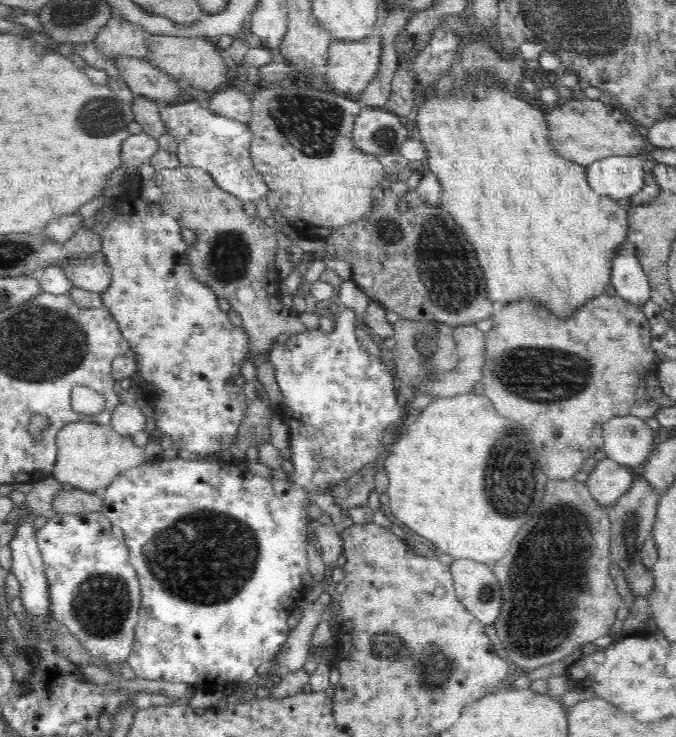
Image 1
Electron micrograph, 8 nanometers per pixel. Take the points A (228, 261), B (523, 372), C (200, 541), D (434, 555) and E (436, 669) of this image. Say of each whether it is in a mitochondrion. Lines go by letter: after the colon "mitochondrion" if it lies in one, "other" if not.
A: mitochondrion
B: mitochondrion
C: mitochondrion
D: other
E: mitochondrion

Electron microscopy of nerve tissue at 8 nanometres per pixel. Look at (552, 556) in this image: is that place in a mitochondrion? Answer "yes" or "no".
yes

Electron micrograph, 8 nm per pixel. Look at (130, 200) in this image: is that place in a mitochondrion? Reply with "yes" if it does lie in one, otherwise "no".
no

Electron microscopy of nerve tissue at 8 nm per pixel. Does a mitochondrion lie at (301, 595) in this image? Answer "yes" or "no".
no

